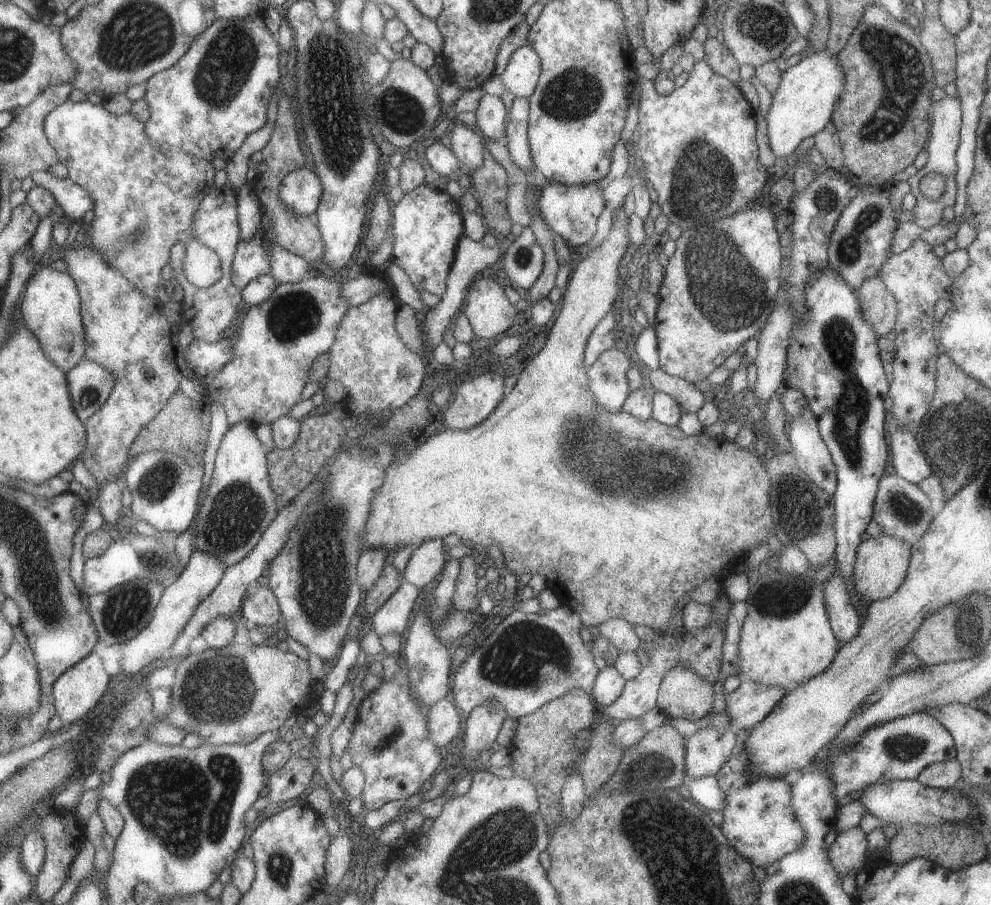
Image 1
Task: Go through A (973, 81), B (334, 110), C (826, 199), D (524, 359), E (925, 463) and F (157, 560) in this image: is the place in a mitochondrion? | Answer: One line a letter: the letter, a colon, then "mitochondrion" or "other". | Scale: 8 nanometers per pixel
A: other
B: mitochondrion
C: mitochondrion
D: other
E: mitochondrion
F: mitochondrion

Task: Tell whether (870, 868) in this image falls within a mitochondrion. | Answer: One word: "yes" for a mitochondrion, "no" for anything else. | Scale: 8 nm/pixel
no

